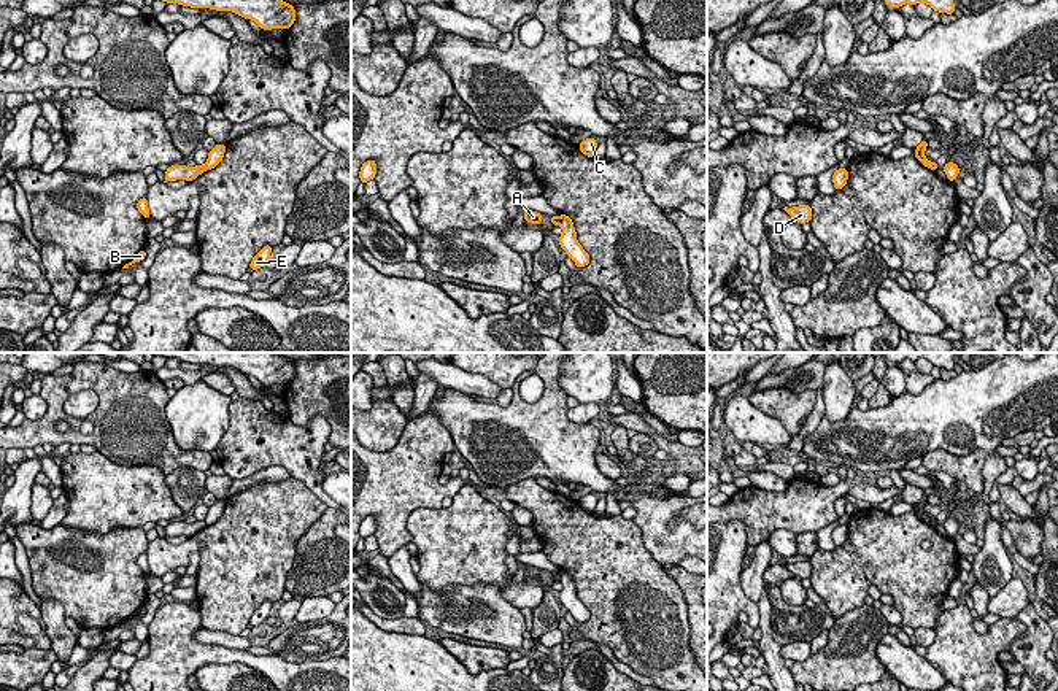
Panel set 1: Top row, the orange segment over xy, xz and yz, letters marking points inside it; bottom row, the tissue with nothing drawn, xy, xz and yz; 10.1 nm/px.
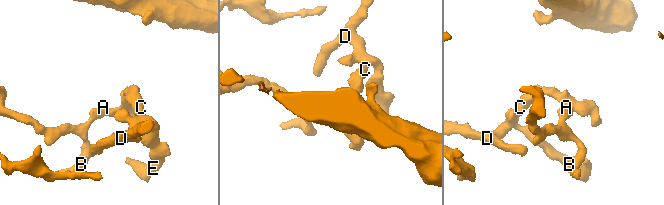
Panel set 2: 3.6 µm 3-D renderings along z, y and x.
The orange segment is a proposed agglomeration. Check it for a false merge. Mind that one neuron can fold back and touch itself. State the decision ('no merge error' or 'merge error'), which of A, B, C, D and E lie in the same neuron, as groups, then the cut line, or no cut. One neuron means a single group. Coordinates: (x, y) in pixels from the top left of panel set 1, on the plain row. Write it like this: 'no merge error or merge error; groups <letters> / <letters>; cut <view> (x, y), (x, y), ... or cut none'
merge error; groups A B / C D E; cut xy (204, 520), (207, 525)

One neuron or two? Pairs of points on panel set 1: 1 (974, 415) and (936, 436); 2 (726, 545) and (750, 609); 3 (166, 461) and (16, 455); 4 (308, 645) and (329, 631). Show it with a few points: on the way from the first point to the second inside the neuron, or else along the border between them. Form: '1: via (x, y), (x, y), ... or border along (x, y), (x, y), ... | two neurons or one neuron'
1: via (965, 415), (955, 416), (946, 426) | one neuron
2: via (726, 561), (726, 585), (734, 593) | one neuron
3: border along (16, 447), (23, 450) | two neurons
4: via (313, 640), (324, 636) | one neuron

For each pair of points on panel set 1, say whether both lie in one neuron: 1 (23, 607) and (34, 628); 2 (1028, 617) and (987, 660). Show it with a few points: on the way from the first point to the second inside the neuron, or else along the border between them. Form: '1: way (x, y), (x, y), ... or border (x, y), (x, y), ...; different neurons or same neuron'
1: way (23, 612), (29, 623); same neuron
2: border (1017, 618), (1025, 631), (1009, 650); different neurons

